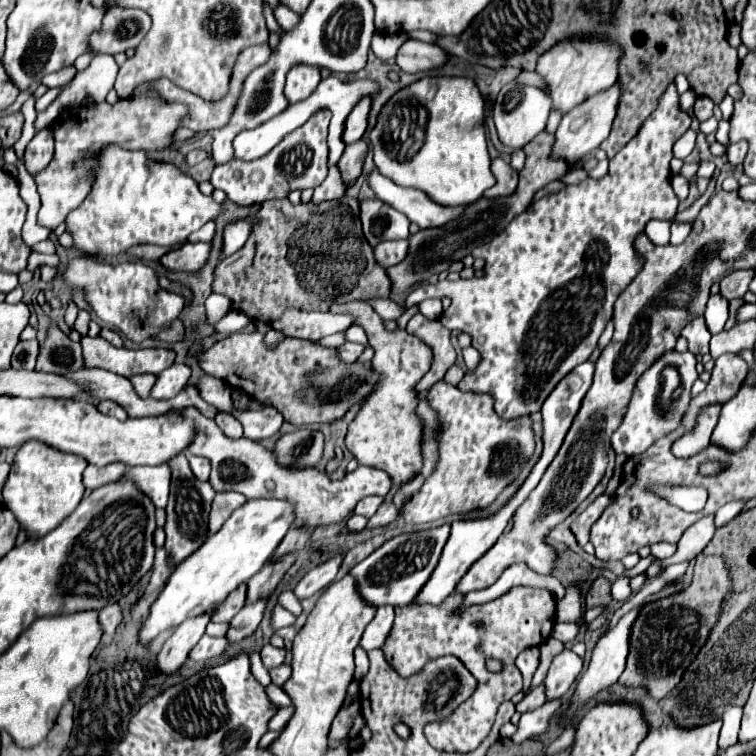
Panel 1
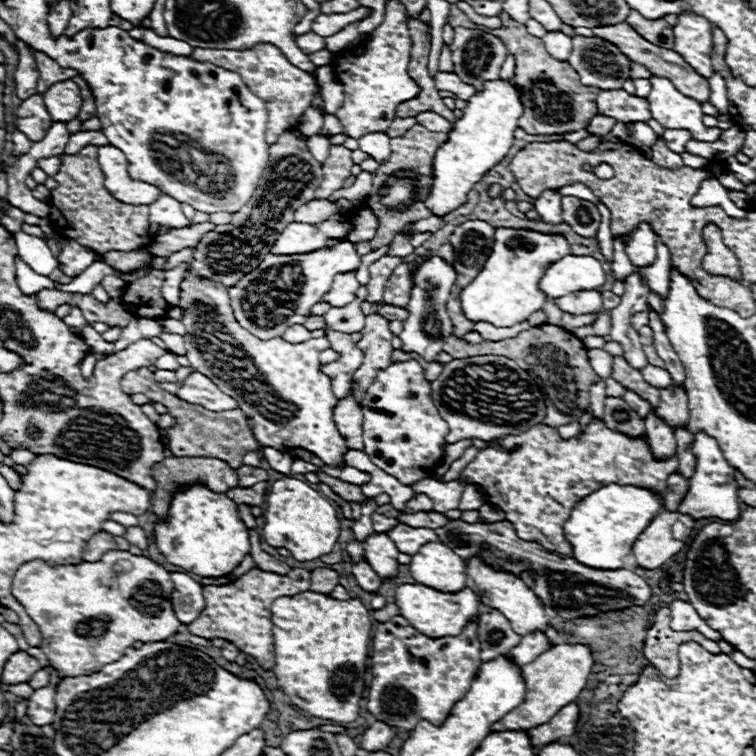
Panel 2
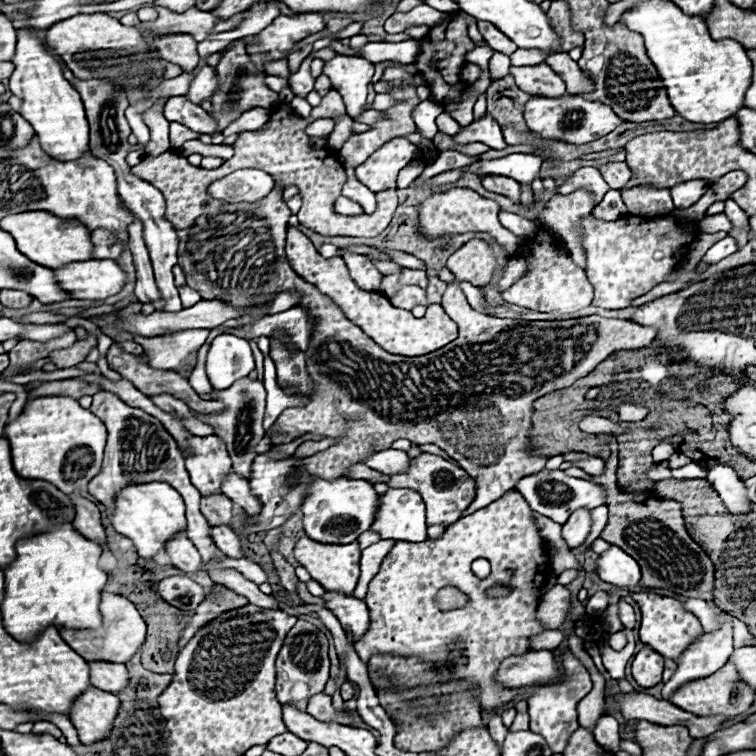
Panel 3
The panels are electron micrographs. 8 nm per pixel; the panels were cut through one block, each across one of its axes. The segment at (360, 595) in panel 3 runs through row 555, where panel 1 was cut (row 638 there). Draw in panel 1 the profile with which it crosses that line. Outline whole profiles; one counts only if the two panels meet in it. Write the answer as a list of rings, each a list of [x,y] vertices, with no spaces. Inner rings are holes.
[[[380,606],[376,610],[374,620],[366,626],[364,634],[362,634],[362,648],[364,650],[374,650],[374,648],[382,648],[382,644],[386,642],[386,636],[390,634],[390,628],[394,624],[394,608],[392,606]]]

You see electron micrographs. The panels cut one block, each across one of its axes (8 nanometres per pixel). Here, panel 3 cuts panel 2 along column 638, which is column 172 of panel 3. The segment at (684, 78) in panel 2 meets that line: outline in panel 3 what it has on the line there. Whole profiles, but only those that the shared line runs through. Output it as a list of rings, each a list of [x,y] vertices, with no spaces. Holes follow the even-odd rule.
[[[170,34],[170,36],[162,36],[156,38],[154,44],[158,46],[162,60],[178,64],[182,68],[182,72],[190,72],[198,66],[200,58],[196,52],[196,42],[190,34]]]

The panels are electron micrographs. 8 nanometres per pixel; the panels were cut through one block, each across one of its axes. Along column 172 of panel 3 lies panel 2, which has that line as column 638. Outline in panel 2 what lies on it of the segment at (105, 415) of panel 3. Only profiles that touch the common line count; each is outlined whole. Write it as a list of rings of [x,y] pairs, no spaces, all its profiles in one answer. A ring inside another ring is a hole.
[[[590,422],[580,438],[562,440],[556,428],[536,424],[520,436],[506,436],[502,446],[510,448],[522,444],[518,452],[480,448],[474,462],[470,462],[462,476],[468,484],[484,490],[486,500],[506,512],[506,520],[516,528],[518,538],[538,542],[550,552],[570,556],[570,544],[564,540],[562,524],[578,500],[600,490],[600,486],[640,486],[656,494],[664,494],[666,478],[676,472],[676,456],[664,462],[654,462],[646,446],[646,438],[628,438],[608,430],[602,422]]]

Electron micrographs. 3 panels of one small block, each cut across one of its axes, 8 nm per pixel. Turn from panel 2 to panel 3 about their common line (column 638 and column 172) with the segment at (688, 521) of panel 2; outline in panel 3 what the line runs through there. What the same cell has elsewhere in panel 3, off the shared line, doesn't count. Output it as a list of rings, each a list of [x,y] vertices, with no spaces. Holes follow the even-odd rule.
[[[174,534],[174,538],[170,538],[170,542],[166,542],[164,550],[170,556],[170,564],[182,572],[198,572],[200,566],[200,554],[196,550],[196,546],[186,538],[186,534]]]

